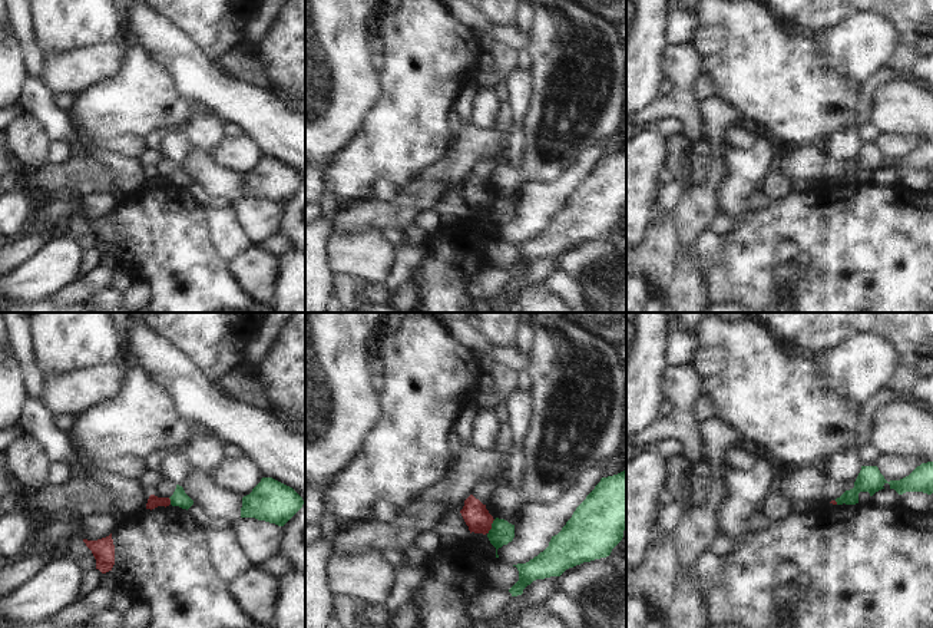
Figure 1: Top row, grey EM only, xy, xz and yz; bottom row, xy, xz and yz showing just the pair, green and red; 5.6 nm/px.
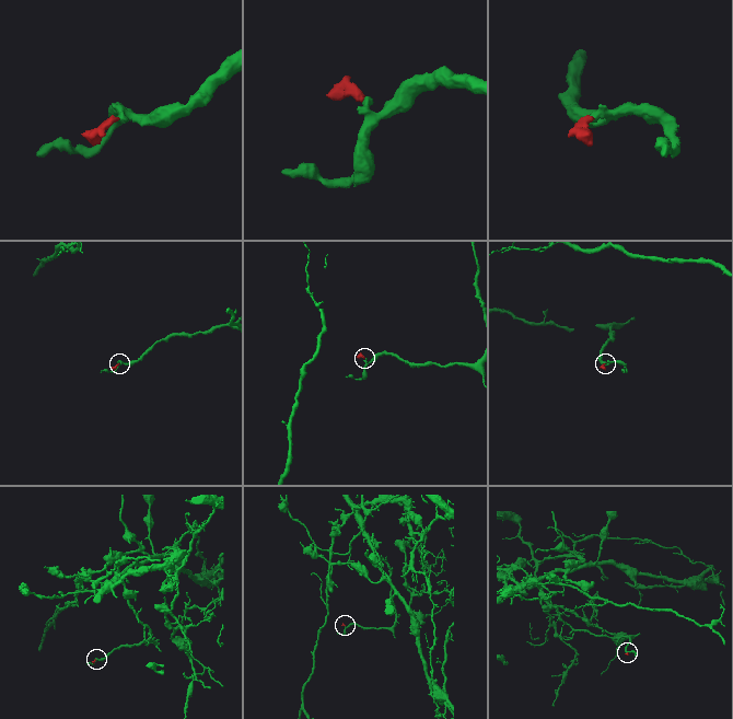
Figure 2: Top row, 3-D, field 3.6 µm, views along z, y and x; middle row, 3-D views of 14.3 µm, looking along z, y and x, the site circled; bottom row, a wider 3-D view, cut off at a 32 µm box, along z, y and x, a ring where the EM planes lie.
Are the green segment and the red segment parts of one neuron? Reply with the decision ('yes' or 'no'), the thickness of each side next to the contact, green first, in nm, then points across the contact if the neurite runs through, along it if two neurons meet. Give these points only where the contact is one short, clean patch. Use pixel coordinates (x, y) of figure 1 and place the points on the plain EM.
no; calibres 140 and 140 nm; border xz (495, 198), (487, 212)

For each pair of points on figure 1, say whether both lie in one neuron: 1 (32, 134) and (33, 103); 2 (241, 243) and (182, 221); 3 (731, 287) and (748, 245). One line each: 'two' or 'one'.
1: two
2: two
3: one

